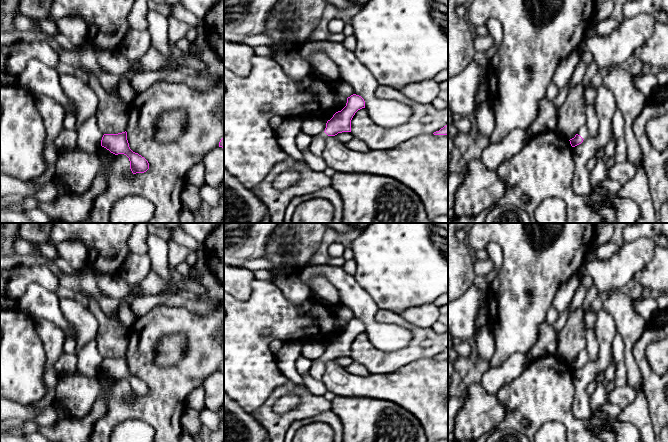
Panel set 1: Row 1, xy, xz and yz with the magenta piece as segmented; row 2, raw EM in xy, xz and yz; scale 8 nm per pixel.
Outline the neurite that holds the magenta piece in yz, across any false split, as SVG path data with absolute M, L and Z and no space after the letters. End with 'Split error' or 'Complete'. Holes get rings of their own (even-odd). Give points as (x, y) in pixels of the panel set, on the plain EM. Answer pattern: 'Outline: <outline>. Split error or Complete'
Outline: M586 349L582 350L578 354L577 358L575 359L575 361L569 364L571 370L575 371L575 370L581 368L583 366L583 364L585 362L587 362L588 360L589 360L589 357L588 357L588 353L587 353Z. Split error

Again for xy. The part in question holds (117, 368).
Outline: M126 355L118 358L104 358L101 370L115 379L126 379L129 382L130 393L133 398L144 397L149 393L148 385L130 373Z. Complete

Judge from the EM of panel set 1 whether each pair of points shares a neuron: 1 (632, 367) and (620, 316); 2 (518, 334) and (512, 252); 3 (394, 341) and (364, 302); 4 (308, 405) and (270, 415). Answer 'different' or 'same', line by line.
1: same
2: same
3: same
4: same

